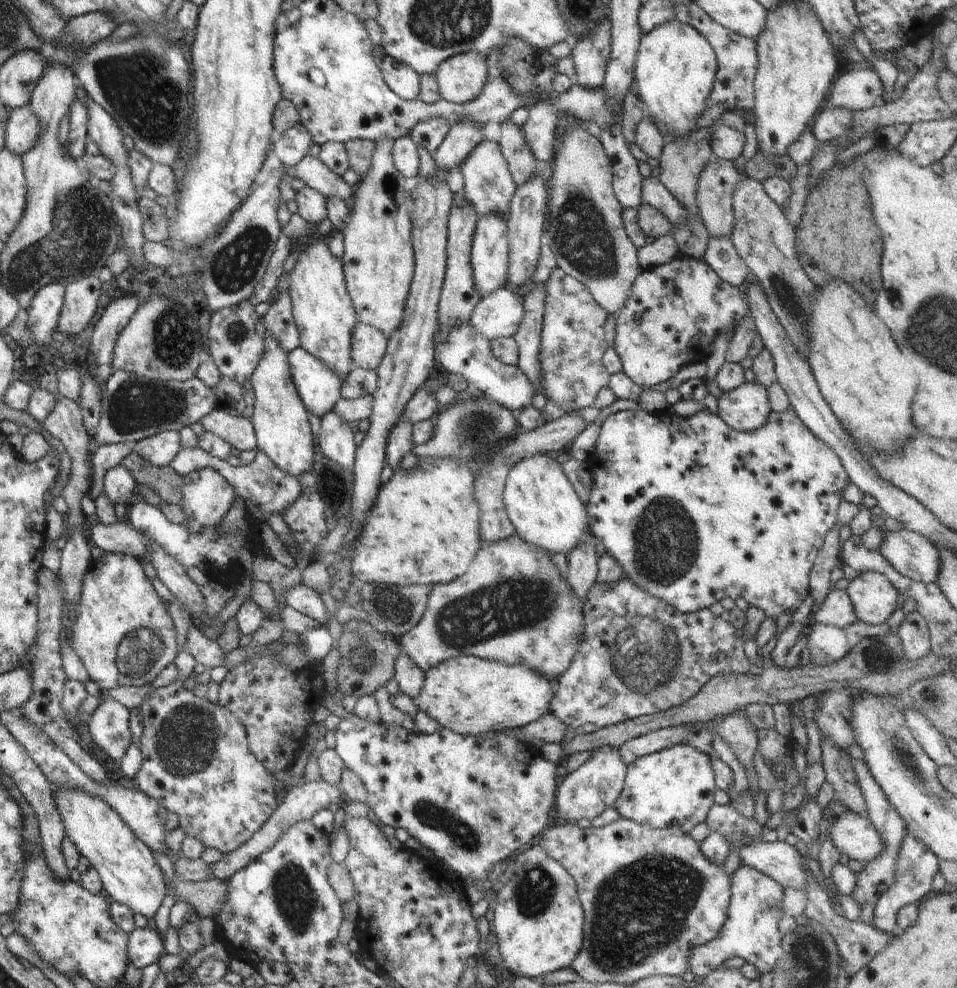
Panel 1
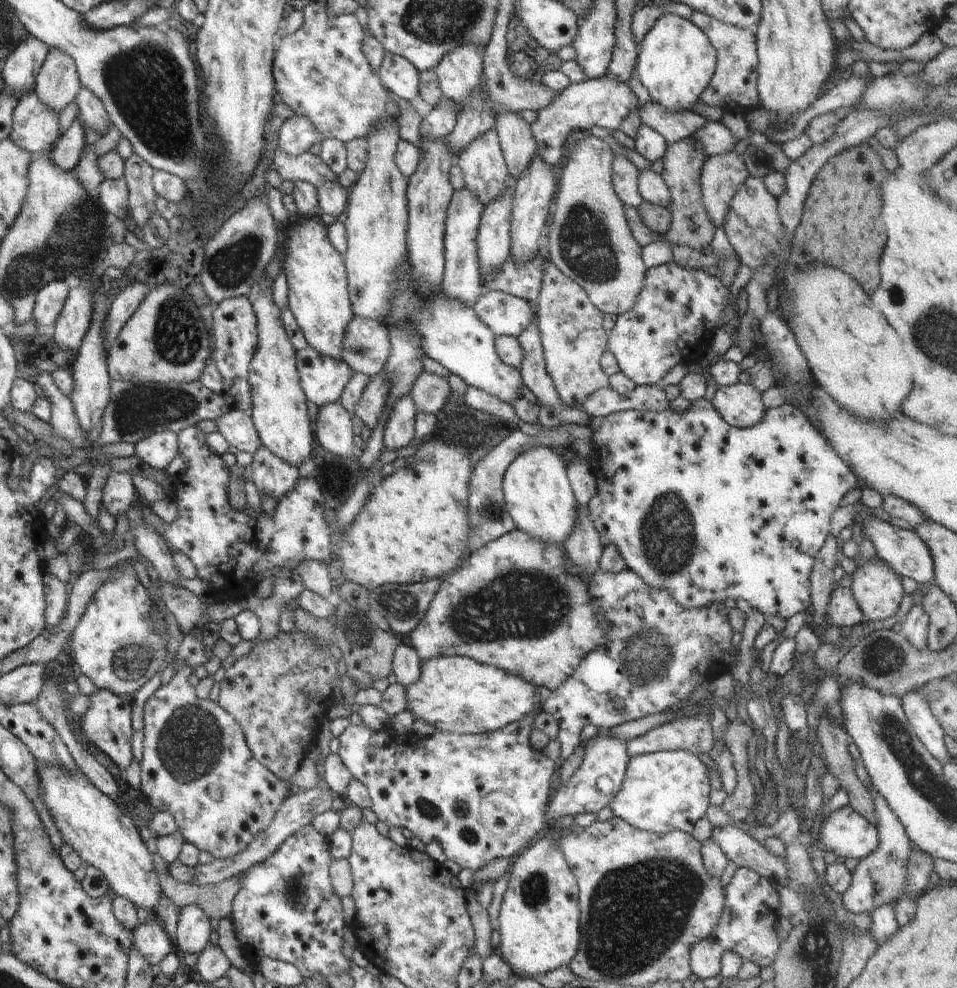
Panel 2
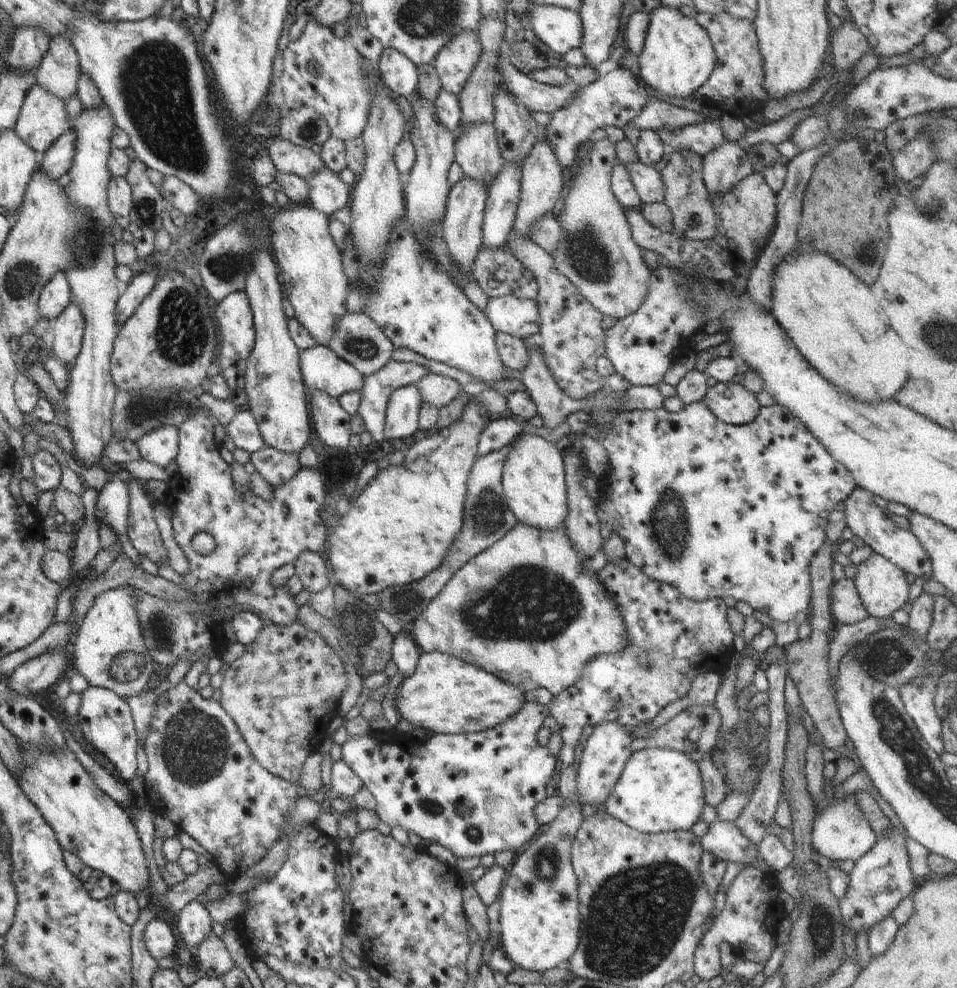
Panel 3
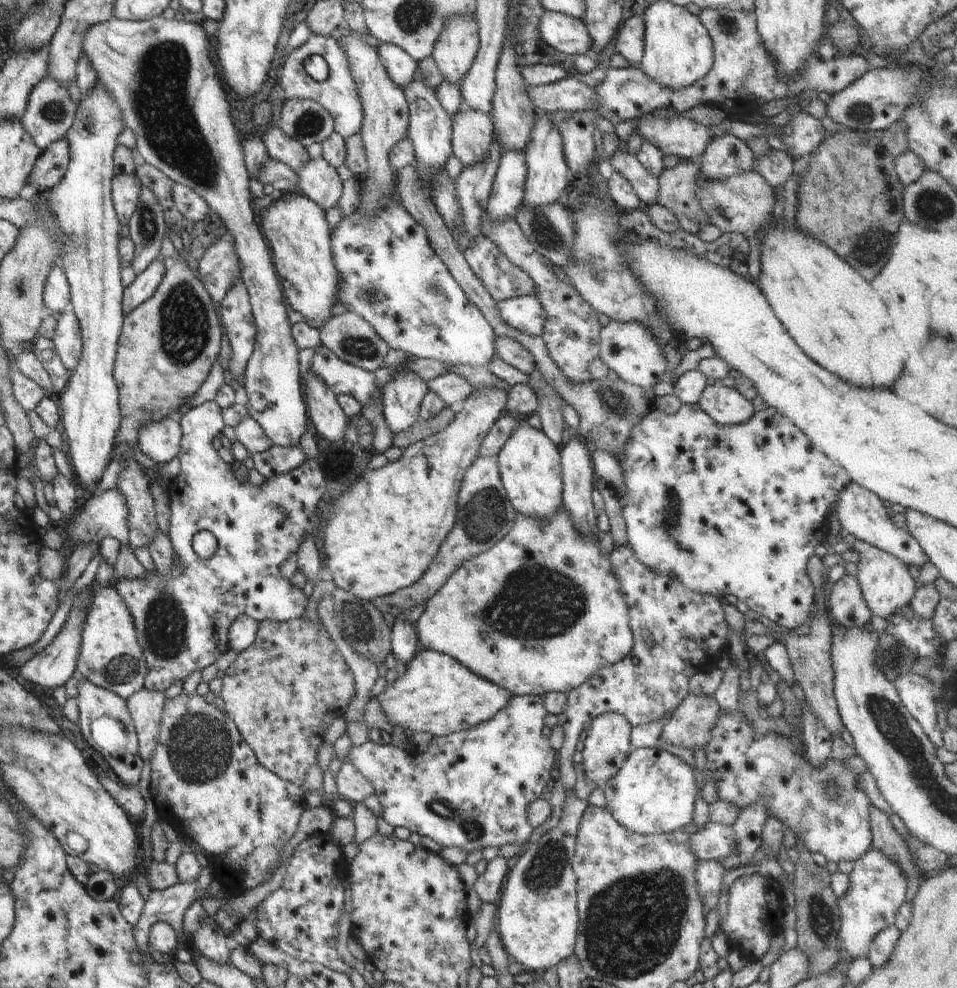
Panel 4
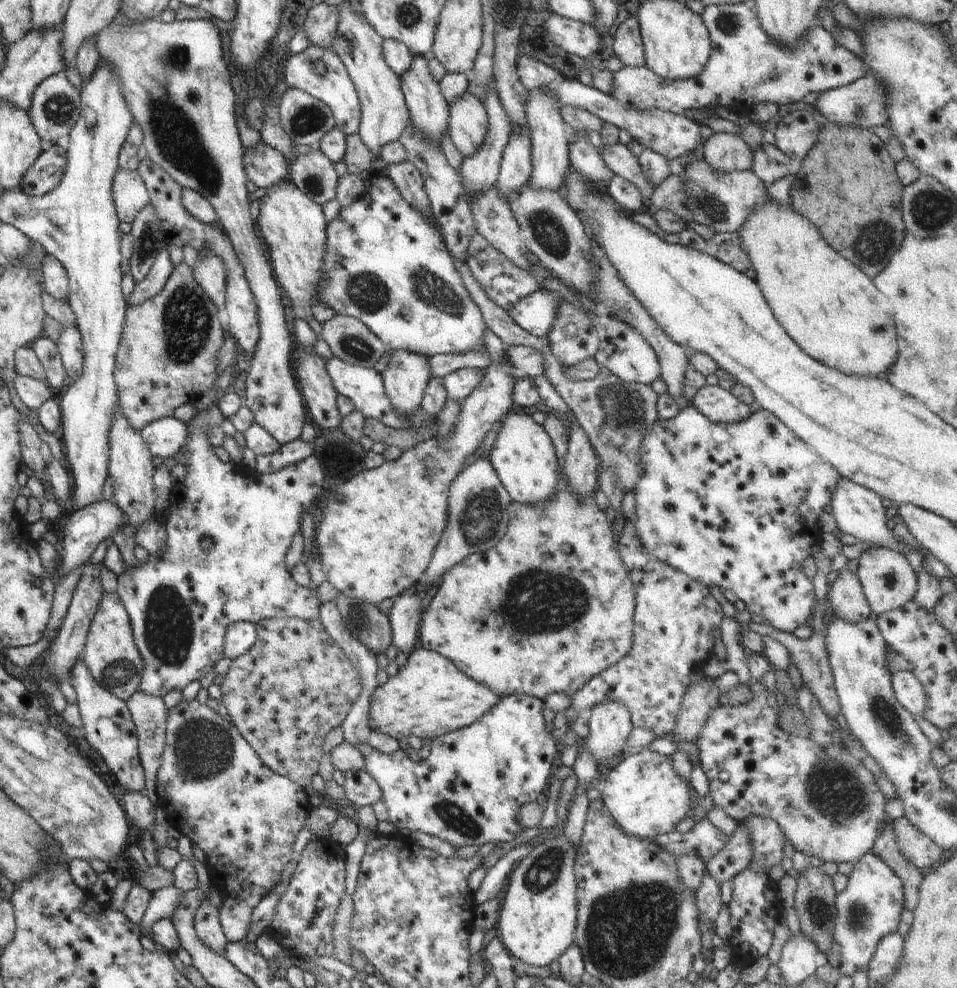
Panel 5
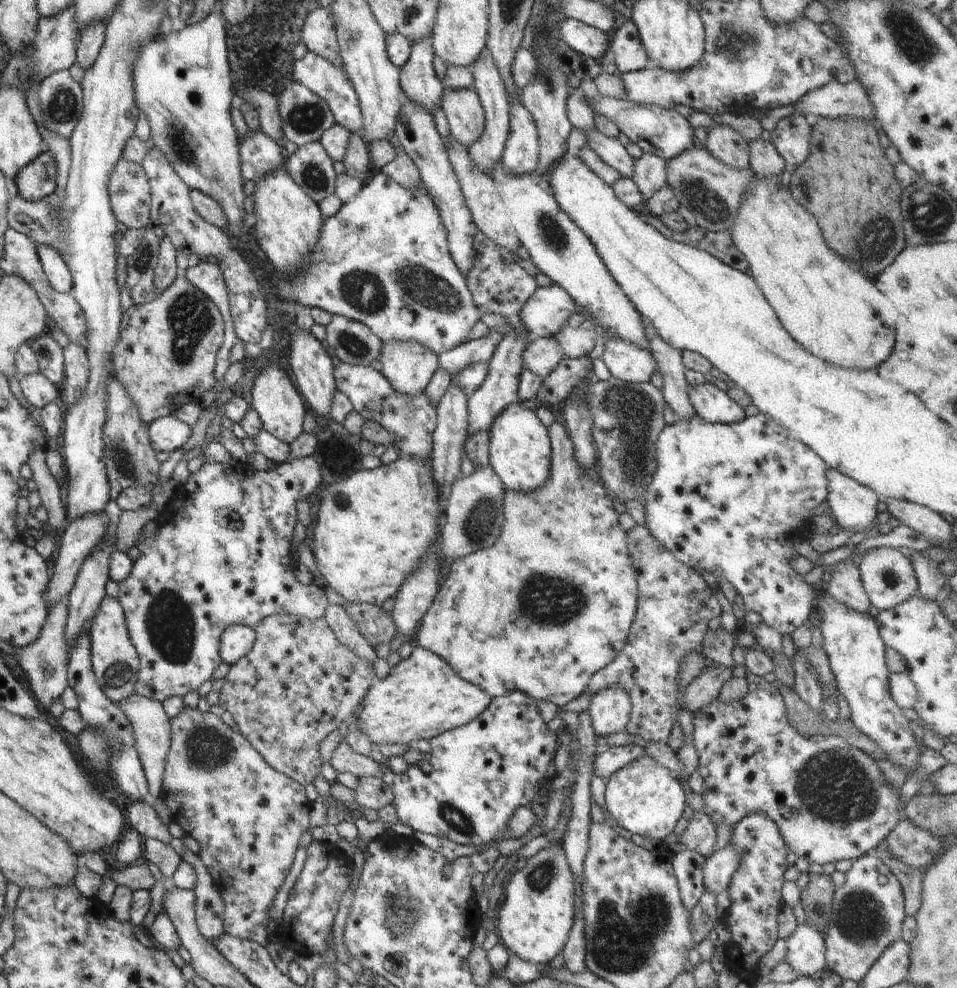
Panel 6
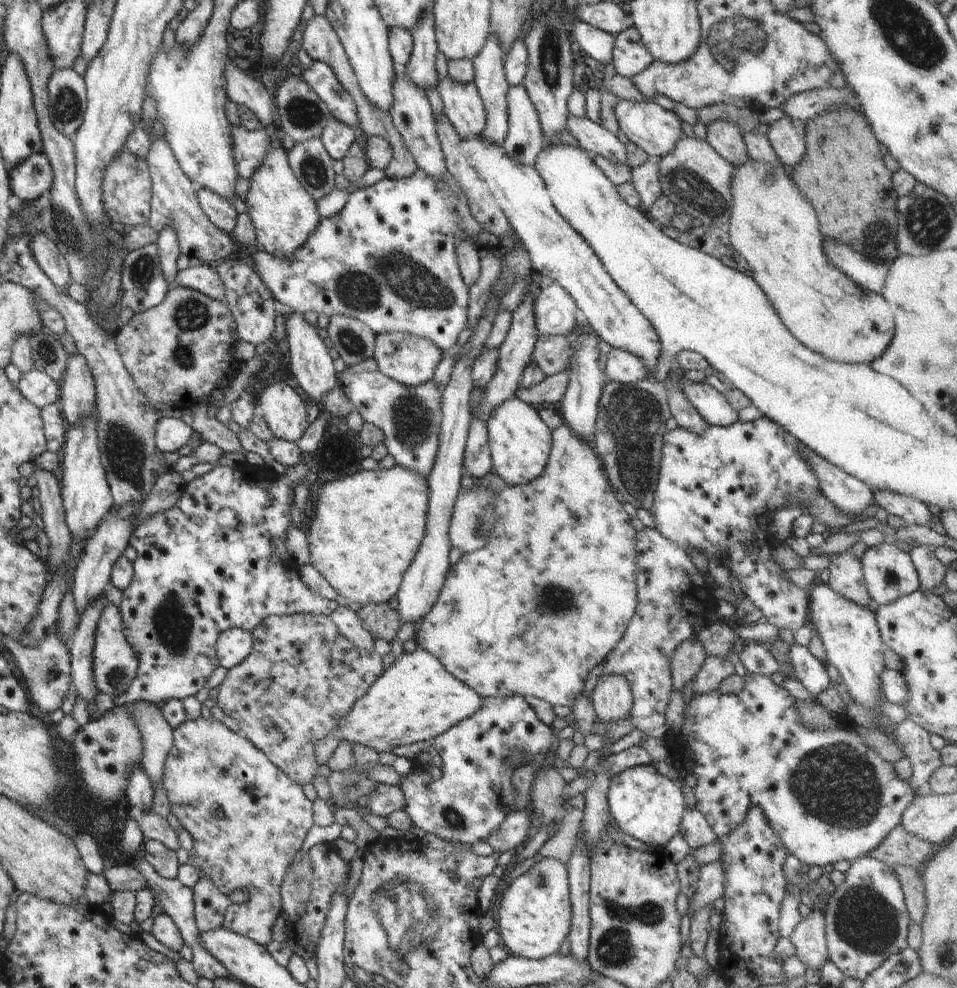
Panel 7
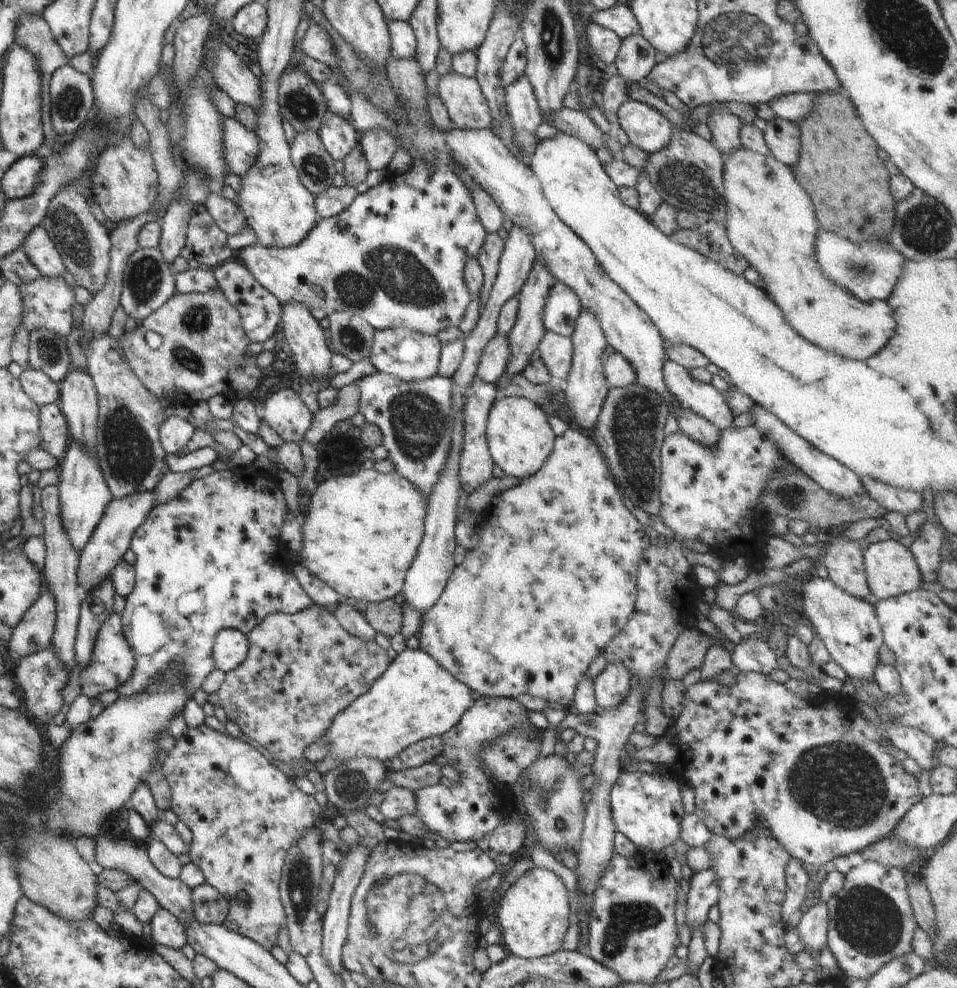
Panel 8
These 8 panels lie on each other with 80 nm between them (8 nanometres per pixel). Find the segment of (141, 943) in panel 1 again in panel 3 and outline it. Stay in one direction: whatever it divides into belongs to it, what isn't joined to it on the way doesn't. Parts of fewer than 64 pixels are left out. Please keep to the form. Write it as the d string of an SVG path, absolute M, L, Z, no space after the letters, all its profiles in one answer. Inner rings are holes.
M154 919L145 928L142 946L157 960L165 956L175 956L177 951L176 938L166 920Z

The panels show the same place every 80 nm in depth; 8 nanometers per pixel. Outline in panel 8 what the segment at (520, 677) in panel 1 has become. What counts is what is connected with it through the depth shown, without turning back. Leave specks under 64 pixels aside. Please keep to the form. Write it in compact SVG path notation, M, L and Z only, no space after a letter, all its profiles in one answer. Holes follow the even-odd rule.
M406 648L397 654L368 692L334 717L320 742L326 742L332 759L346 763L358 756L385 763L411 744L448 732L474 701L472 689L456 680L429 654Z

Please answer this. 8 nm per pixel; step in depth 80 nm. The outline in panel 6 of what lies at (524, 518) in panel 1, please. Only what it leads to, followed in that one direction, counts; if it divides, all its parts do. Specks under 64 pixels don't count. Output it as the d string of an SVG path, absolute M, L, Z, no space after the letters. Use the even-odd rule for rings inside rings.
M512 403L493 418L489 428L488 464L496 471L508 491L528 492L545 486L551 463L551 438L548 429L536 417L533 405Z

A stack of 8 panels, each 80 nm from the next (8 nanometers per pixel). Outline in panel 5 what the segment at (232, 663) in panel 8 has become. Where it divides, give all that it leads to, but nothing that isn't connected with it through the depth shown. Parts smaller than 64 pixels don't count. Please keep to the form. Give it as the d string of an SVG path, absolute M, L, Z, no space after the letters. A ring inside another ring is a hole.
M248 621L230 624L226 628L223 642L223 656L233 661L235 658L246 654L257 639L257 628L255 624Z

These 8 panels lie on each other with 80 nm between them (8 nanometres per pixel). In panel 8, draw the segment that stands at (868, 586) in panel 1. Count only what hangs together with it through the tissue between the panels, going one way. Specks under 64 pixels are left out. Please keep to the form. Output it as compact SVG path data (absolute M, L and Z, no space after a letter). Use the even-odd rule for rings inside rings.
M888 539L870 543L868 548L863 550L863 561L870 592L872 592L872 597L878 601L918 590L924 583L914 555L900 541Z

